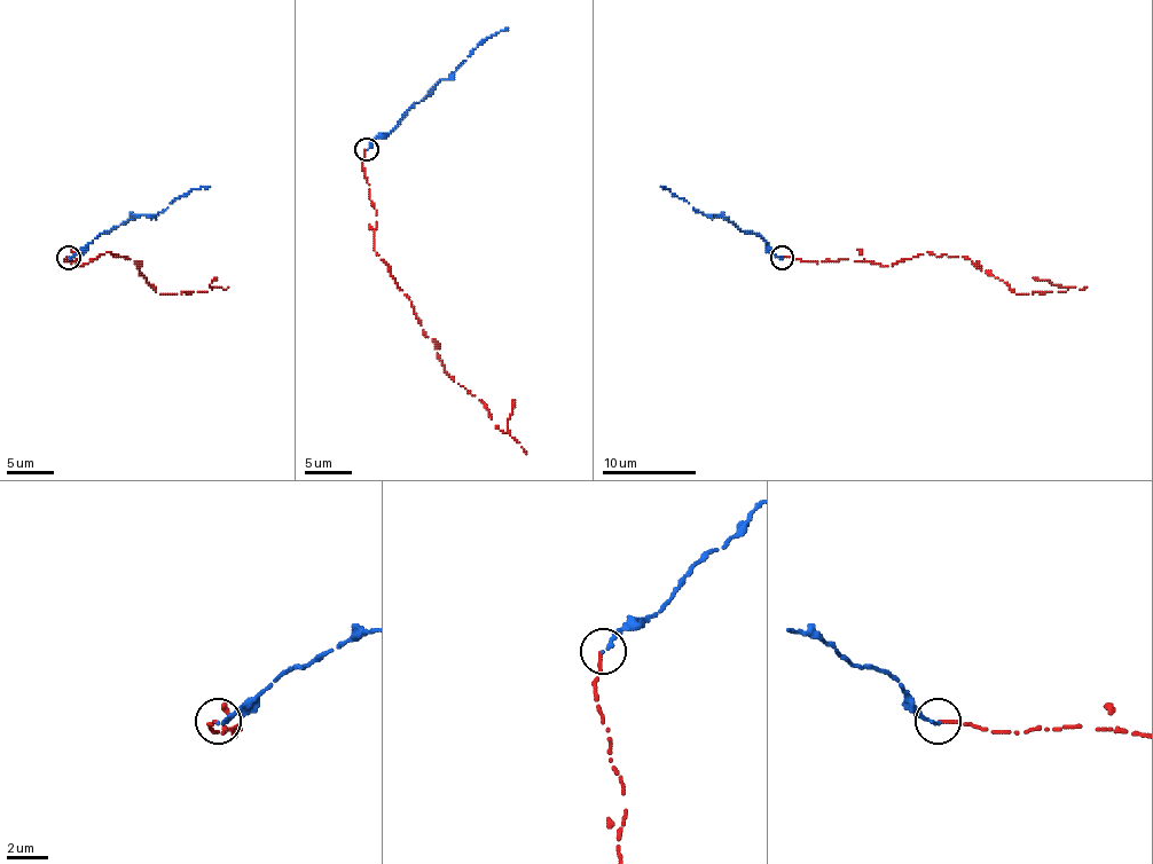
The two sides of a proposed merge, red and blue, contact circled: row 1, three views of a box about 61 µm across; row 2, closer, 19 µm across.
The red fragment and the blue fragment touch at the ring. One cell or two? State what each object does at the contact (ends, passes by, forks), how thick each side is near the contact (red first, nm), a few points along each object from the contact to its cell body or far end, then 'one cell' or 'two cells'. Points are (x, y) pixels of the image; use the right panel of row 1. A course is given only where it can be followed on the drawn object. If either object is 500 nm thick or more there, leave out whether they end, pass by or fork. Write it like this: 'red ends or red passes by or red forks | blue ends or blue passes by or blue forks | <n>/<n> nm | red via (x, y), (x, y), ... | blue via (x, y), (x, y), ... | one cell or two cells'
red ends | blue ends | 150/160 nm | red via (782, 257), (883, 266), (932, 252), (936, 257), (967, 257), (1017, 295), (1066, 291), (1066, 287), (1033, 277) | blue via (782, 257), (775, 257), (757, 233), (745, 233), (714, 214), (703, 214), (660, 186) | two cells

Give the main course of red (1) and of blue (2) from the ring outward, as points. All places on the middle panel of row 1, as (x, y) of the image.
1: (365, 149), (365, 178), (376, 210), (374, 250), (409, 299), (445, 371), (488, 409), (506, 433), (515, 400)
2: (367, 149), (491, 34), (508, 28)

